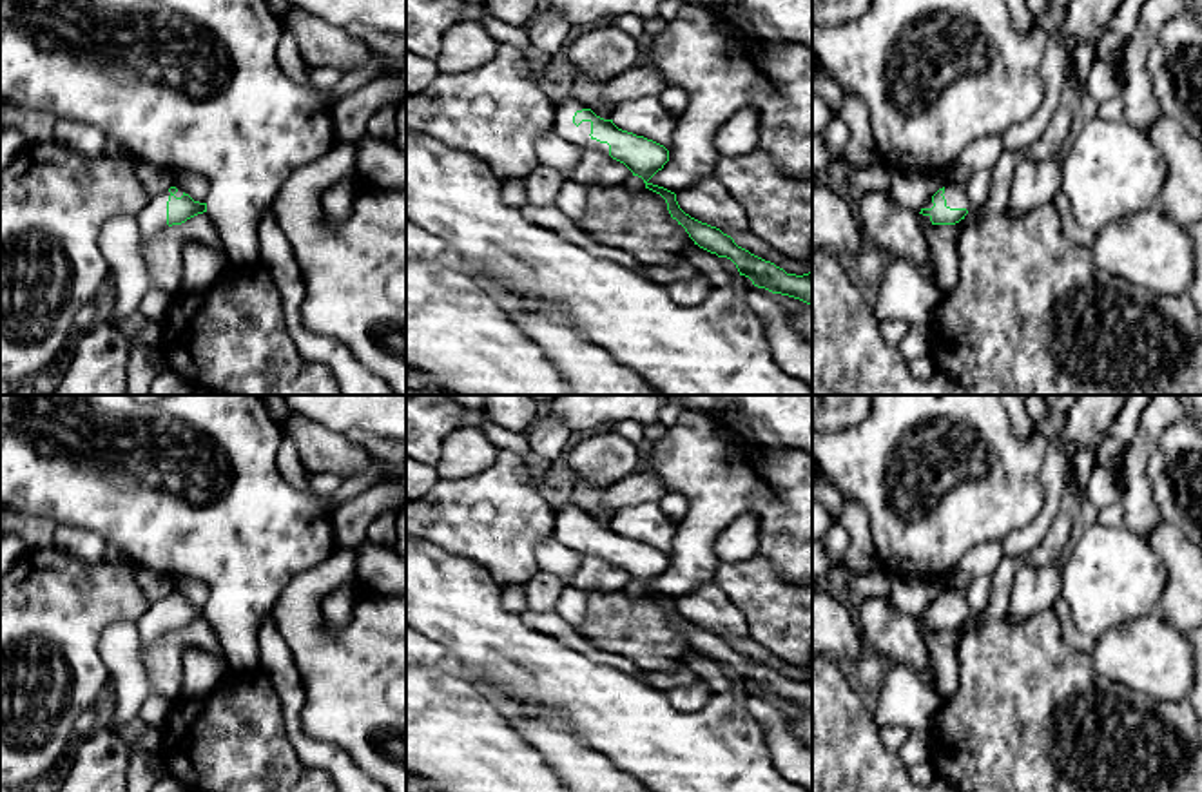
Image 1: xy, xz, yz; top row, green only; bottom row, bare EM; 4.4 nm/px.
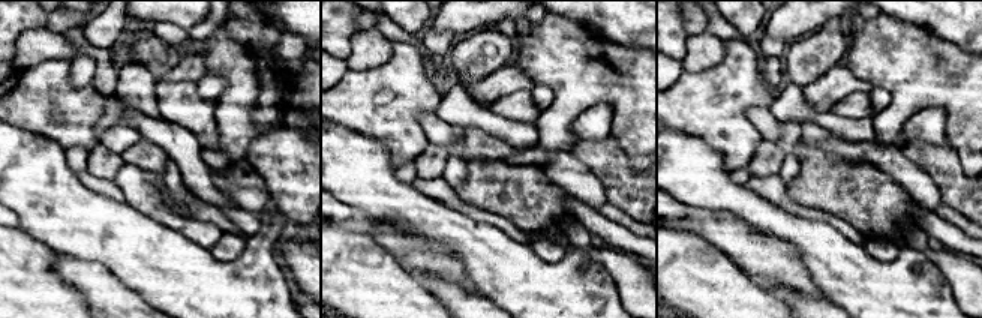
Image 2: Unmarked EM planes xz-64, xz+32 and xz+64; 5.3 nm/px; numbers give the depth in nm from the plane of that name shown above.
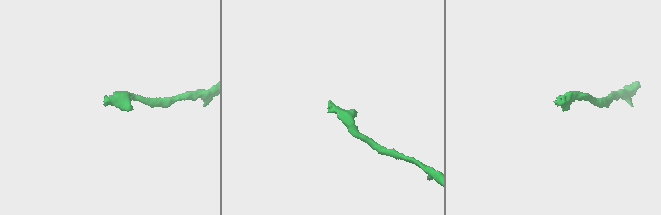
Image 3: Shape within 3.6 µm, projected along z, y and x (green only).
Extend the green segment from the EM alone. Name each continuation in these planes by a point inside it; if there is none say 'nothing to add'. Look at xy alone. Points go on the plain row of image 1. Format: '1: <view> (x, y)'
1: xy (153, 624)

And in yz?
1: yz (956, 604)

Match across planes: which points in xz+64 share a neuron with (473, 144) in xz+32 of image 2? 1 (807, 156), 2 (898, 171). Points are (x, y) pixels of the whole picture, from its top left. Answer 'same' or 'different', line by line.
1: different
2: same

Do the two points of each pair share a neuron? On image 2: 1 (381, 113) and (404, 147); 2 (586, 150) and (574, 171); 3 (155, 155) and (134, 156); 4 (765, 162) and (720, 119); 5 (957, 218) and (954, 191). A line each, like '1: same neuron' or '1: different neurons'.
1: same neuron
2: different neurons
3: same neuron
4: different neurons
5: different neurons

